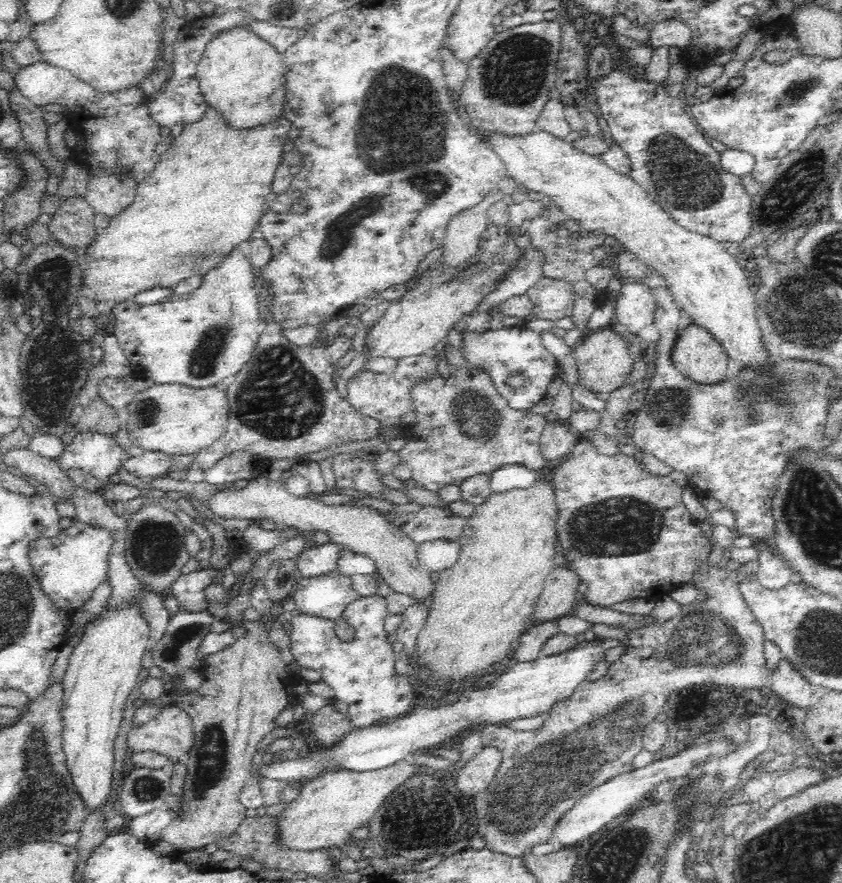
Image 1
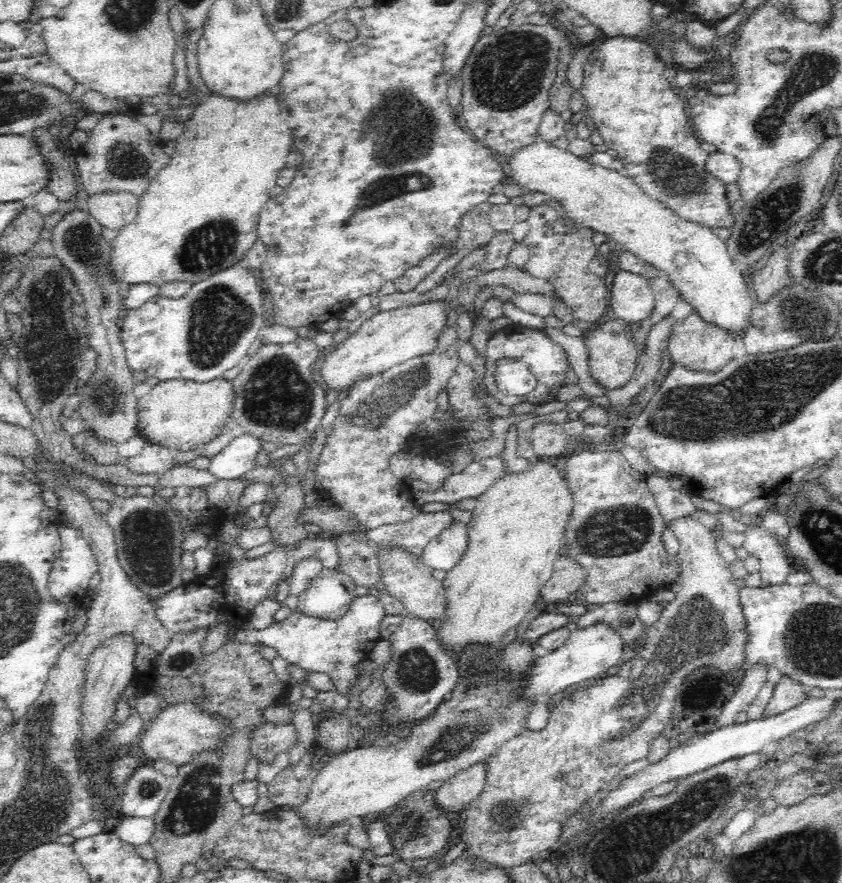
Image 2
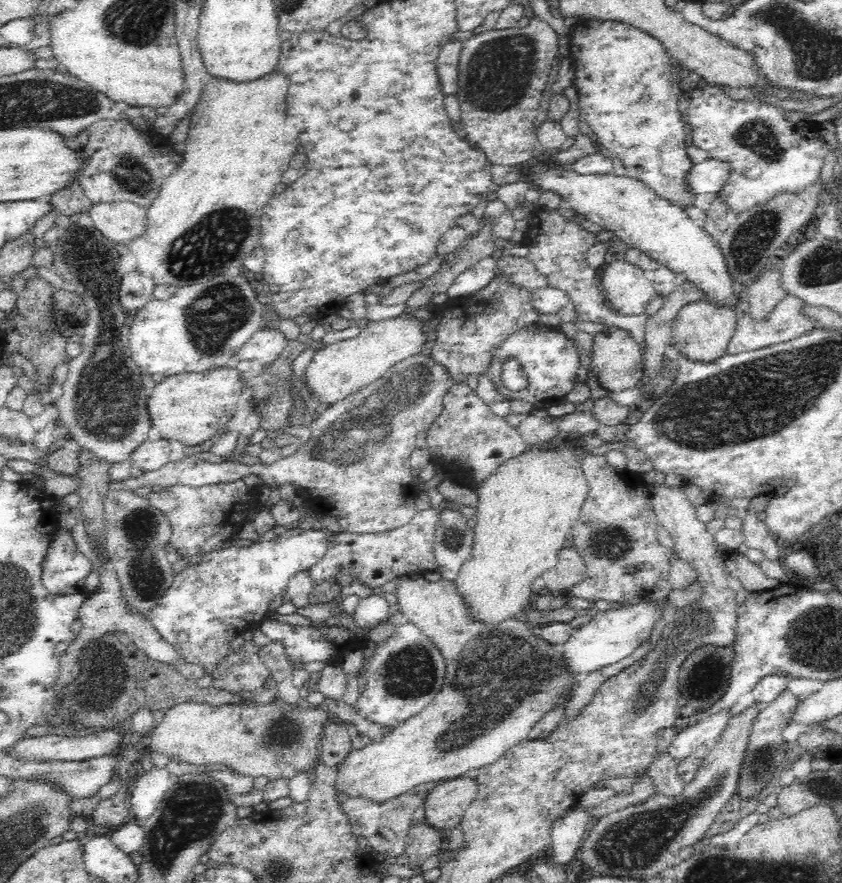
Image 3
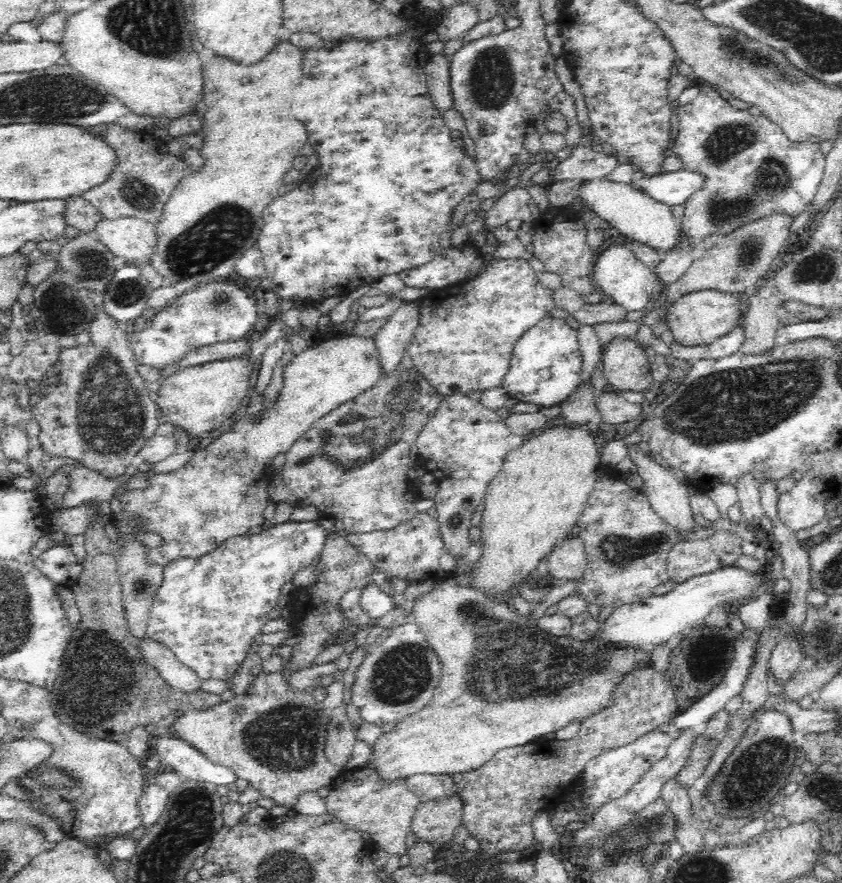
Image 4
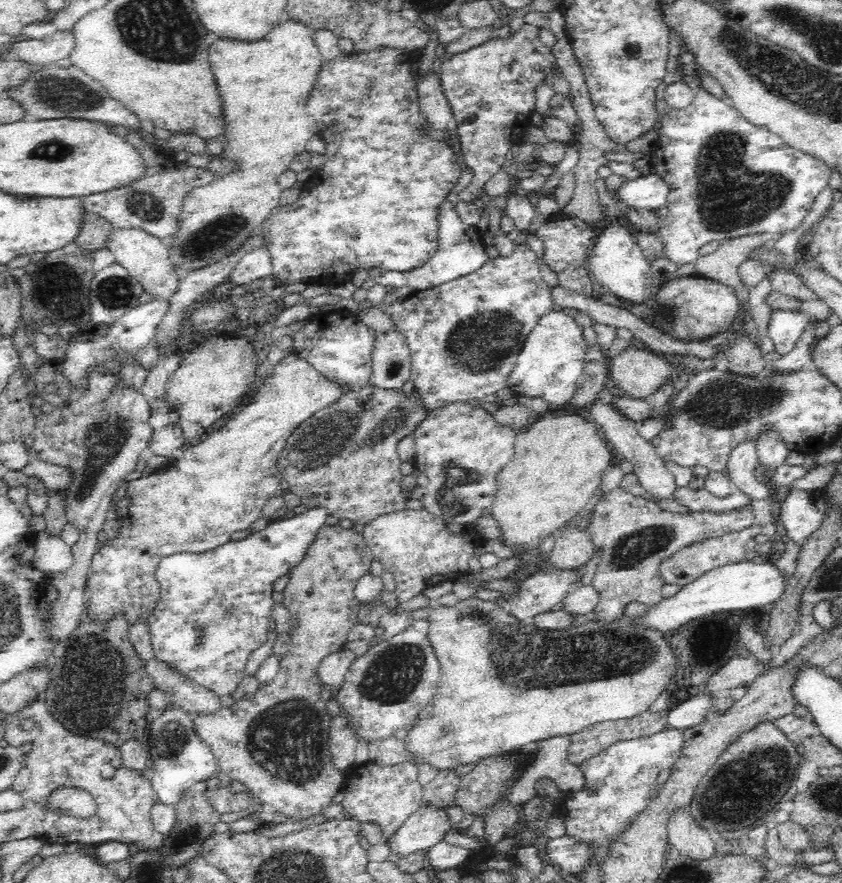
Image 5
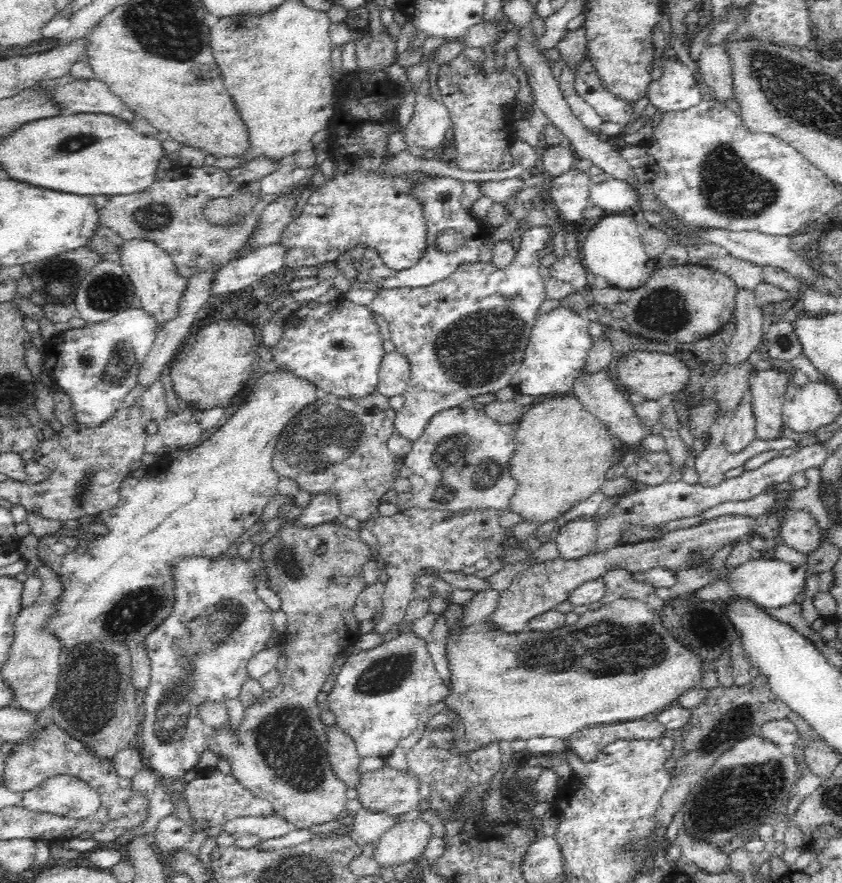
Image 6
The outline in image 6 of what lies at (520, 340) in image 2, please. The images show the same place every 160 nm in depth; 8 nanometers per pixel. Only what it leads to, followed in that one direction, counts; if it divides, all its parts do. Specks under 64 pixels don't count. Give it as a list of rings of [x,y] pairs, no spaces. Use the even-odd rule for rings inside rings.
[[[558,306],[548,313],[538,314],[522,359],[520,369],[514,374],[511,386],[517,393],[536,399],[546,397],[568,397],[575,392],[576,380],[581,376],[585,360],[592,344],[589,335],[589,321],[568,307]]]

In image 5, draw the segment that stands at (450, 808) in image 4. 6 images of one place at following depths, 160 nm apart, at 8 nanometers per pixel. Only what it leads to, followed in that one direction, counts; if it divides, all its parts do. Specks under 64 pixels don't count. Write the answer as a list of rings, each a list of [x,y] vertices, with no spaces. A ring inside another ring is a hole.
[[[422,806],[398,828],[388,846],[399,857],[408,856],[436,846],[446,838],[446,832],[452,827],[445,807]]]

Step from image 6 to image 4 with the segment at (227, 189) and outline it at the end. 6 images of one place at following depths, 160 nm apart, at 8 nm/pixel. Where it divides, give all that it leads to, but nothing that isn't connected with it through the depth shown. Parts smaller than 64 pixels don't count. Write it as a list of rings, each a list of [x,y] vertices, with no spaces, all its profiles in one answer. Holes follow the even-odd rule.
[[[108,124],[99,139],[113,150],[115,165],[102,184],[86,189],[81,195],[104,217],[132,215],[148,218],[155,224],[172,189],[191,173],[187,162],[170,153],[166,141],[154,138],[151,133],[132,132],[119,124]]]

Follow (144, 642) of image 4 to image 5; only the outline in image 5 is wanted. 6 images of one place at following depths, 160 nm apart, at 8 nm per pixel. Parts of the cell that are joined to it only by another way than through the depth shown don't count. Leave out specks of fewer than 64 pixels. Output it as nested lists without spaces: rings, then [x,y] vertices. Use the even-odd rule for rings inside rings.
[[[153,657],[146,663],[146,671],[154,679],[156,688],[148,703],[152,708],[176,704],[178,708],[192,714],[215,713],[220,707],[219,695],[200,685],[186,673]]]

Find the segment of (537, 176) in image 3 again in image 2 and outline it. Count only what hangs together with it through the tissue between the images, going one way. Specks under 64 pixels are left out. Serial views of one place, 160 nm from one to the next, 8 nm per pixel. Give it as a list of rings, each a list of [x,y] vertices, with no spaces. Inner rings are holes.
[[[536,140],[532,144],[522,145],[515,153],[508,155],[506,165],[509,181],[520,185],[524,192],[541,192],[557,200],[565,216],[575,220],[576,224],[602,232],[608,239],[616,240],[624,250],[632,252],[665,273],[665,276],[690,304],[693,312],[704,322],[709,322],[725,330],[734,338],[742,337],[750,328],[750,314],[756,305],[748,293],[748,284],[742,274],[743,269],[728,253],[726,242],[722,241],[712,229],[684,222],[675,212],[666,208],[659,200],[648,196],[634,180],[627,178],[623,171],[618,172],[592,163],[586,157],[576,156],[568,149],[557,148],[552,141]]]

